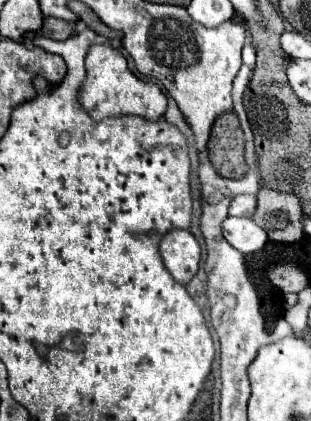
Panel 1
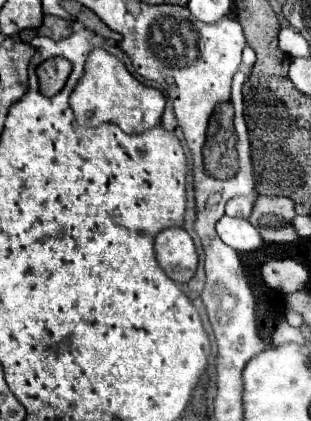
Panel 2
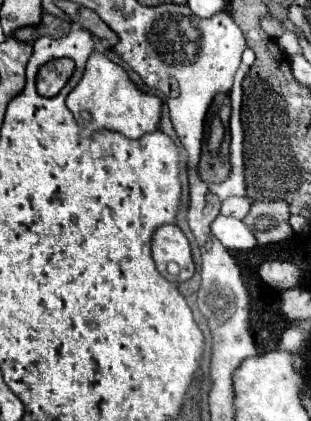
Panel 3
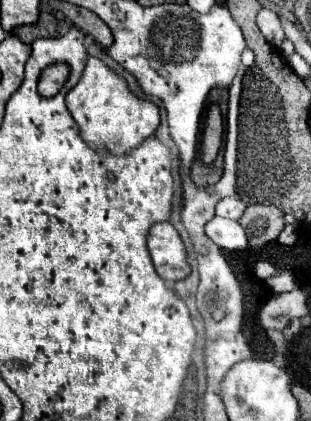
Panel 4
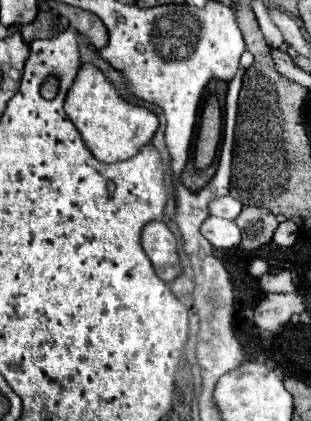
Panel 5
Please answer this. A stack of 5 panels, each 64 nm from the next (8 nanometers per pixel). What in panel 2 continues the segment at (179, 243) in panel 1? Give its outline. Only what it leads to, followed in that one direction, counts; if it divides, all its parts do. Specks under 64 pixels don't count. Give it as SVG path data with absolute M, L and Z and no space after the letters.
M166 228L156 236L156 258L164 272L178 284L188 282L196 274L198 252L184 228Z

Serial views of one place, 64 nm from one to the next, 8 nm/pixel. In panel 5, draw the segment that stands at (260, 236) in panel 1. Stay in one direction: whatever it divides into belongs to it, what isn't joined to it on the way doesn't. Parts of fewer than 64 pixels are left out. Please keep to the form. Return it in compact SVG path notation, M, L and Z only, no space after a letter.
M210 216L204 224L202 224L202 234L206 236L206 240L214 246L214 248L222 248L222 250L230 250L230 248L238 248L240 240L242 240L242 232L236 226L236 222L226 220L226 218L216 218Z

